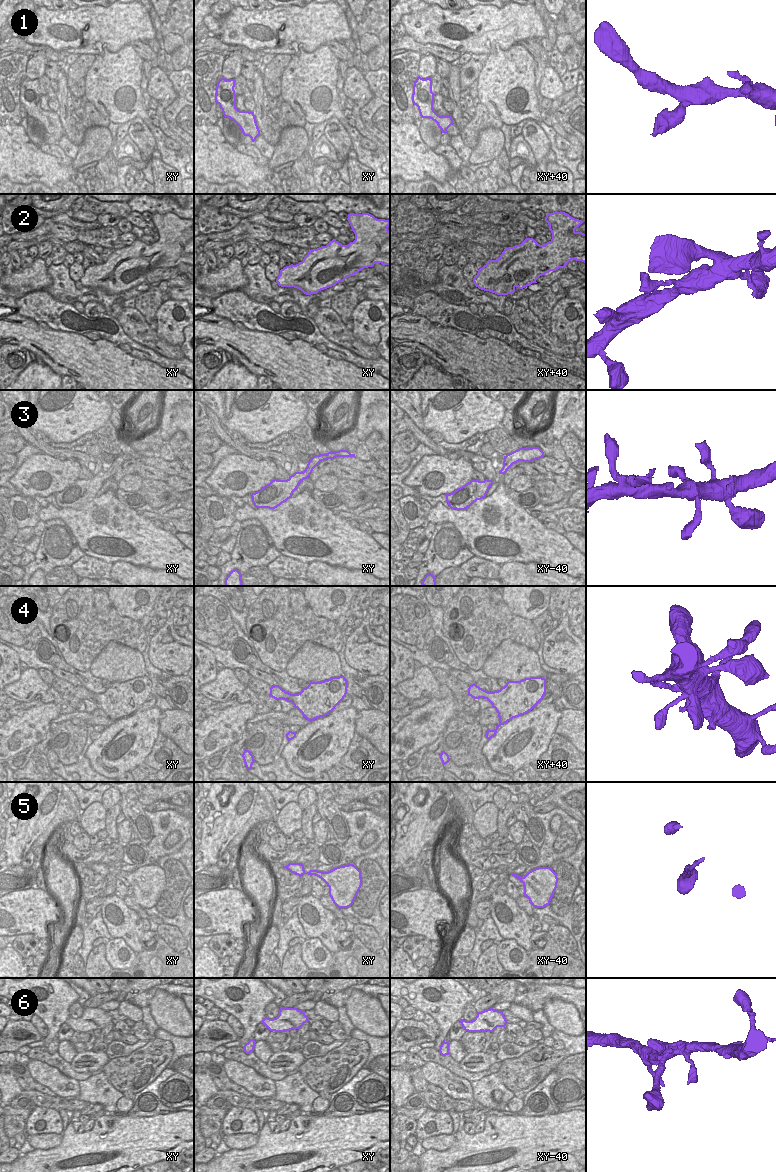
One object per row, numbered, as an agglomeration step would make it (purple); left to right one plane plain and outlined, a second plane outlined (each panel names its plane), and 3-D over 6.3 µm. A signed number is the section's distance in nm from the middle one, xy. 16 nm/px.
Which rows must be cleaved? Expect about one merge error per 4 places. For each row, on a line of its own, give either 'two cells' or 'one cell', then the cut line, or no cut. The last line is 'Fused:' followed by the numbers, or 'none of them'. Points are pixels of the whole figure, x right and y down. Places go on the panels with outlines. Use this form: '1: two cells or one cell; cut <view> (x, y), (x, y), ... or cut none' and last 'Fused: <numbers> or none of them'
1: one cell; cut none
2: one cell; cut none
3: one cell; cut none
4: two cells; cut xy (293, 694), (291, 702)
5: one cell; cut none
6: one cell; cut none
Fused: 4

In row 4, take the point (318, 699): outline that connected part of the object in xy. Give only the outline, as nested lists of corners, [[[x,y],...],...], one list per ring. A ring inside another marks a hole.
[[[343,675],[321,682],[310,682],[300,693],[292,695],[291,703],[311,722],[332,712],[346,696],[347,687]]]

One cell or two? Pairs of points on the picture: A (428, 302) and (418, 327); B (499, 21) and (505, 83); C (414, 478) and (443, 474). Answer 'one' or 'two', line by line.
A: two
B: two
C: one

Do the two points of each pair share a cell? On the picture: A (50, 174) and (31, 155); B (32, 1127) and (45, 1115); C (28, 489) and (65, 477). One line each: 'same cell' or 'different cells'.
A: same cell
B: same cell
C: same cell

